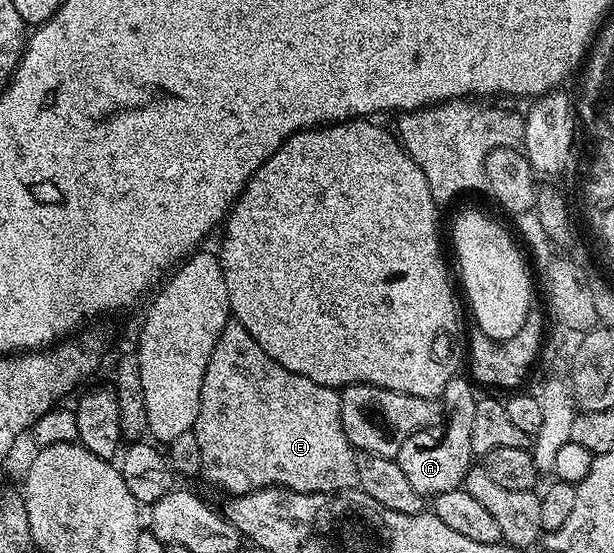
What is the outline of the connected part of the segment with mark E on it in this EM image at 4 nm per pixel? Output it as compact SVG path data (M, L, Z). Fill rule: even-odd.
M229 322L227 326L222 330L222 334L218 338L218 342L214 346L214 354L210 354L210 366L206 366L206 378L202 378L202 398L200 399L200 405L198 406L198 418L196 419L196 427L194 429L197 440L199 453L201 455L201 468L199 475L205 477L216 488L221 488L224 494L231 494L234 496L240 496L243 492L253 492L259 488L289 488L295 492L346 492L357 487L356 482L356 453L357 449L353 448L352 443L346 438L346 430L342 430L342 414L340 413L340 393L337 389L327 388L322 386L318 382L310 382L310 378L306 378L302 374L294 374L294 370L286 370L286 366L282 366L278 362L274 362L274 358L270 358L270 354L266 354L262 350L262 346L258 346L258 342L254 342L252 335L246 331L241 324L235 322Z

